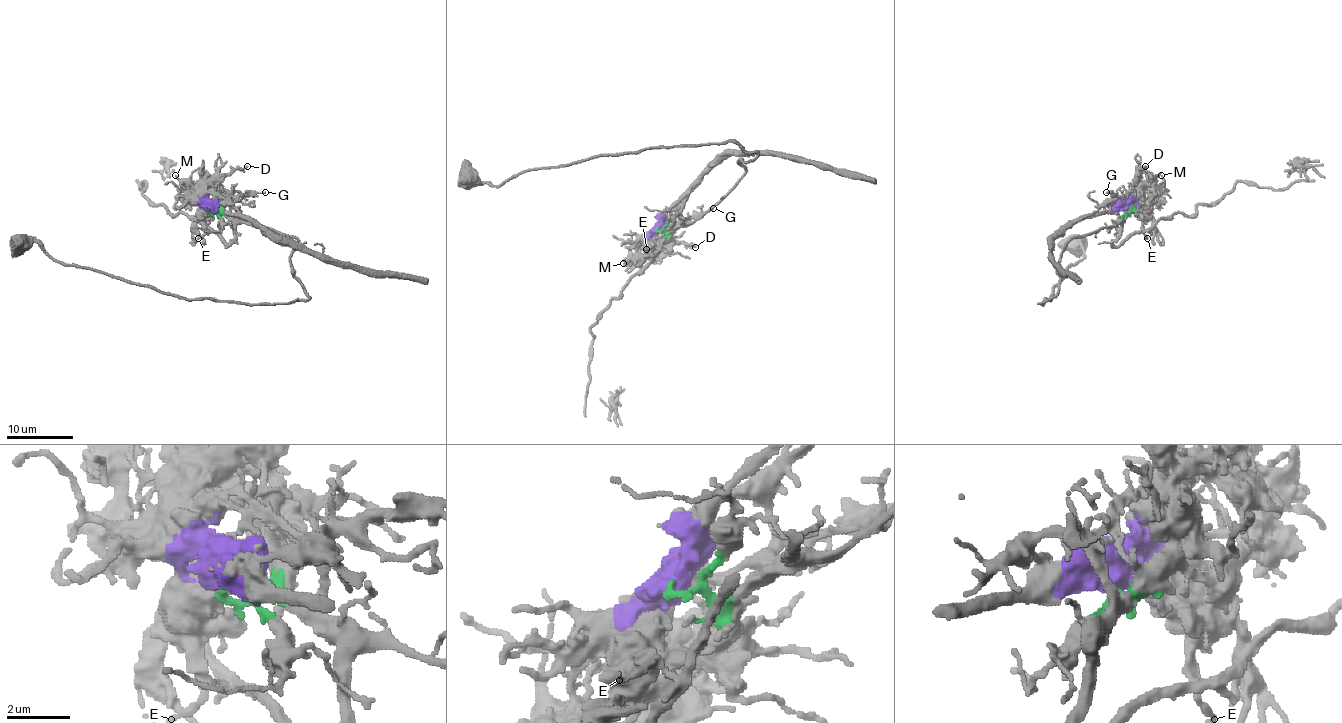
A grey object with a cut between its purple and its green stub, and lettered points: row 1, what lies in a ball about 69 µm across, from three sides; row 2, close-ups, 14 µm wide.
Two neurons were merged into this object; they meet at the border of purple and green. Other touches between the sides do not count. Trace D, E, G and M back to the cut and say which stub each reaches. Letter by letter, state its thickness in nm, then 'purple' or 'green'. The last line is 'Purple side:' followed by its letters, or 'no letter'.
D: calibre 120 nm; purple
E: calibre 160 nm; purple
G: calibre 120 nm; green
M: calibre 120 nm; green
Purple side: D, E

